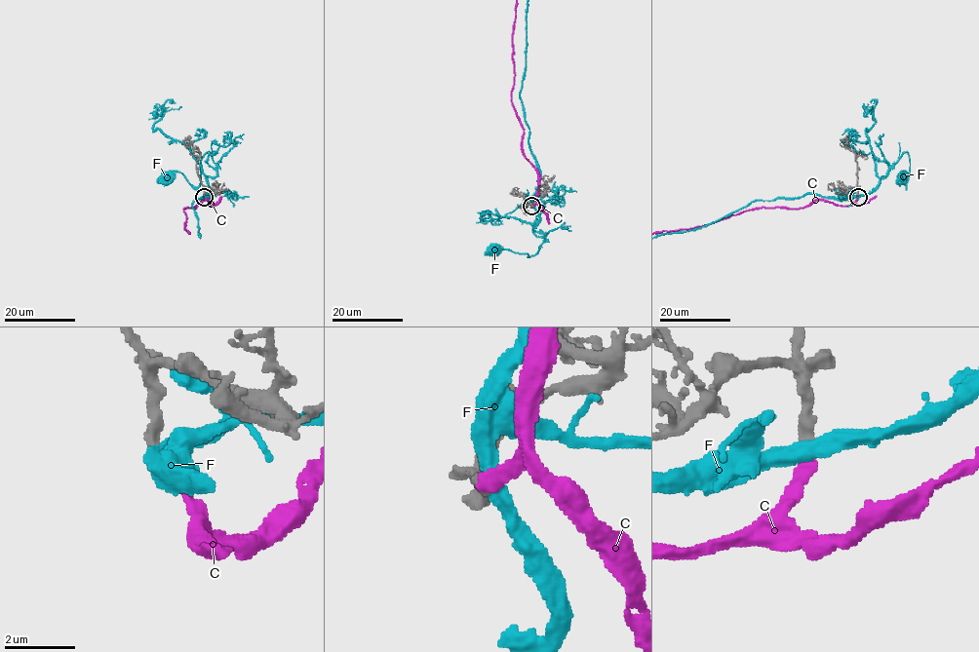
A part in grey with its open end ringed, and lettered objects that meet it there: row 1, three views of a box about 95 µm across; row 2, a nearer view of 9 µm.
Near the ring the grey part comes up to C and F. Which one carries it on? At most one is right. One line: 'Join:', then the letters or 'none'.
Join: C

